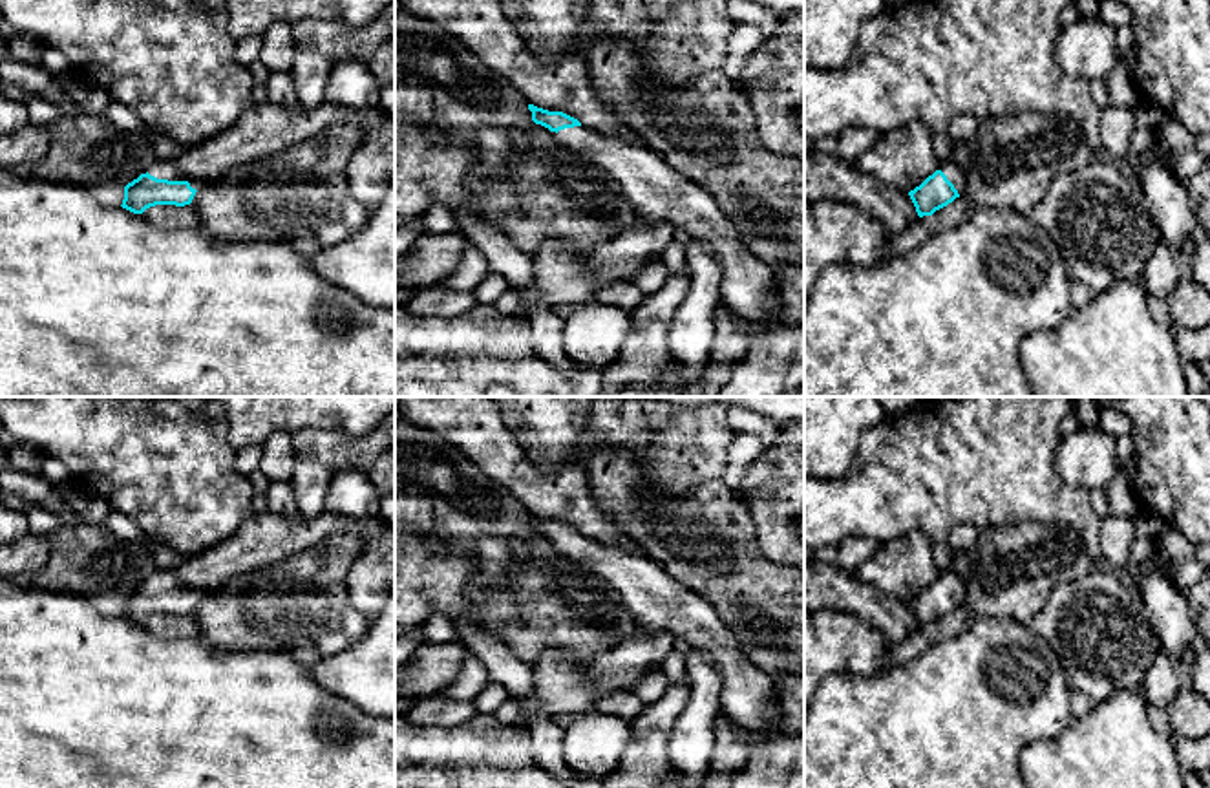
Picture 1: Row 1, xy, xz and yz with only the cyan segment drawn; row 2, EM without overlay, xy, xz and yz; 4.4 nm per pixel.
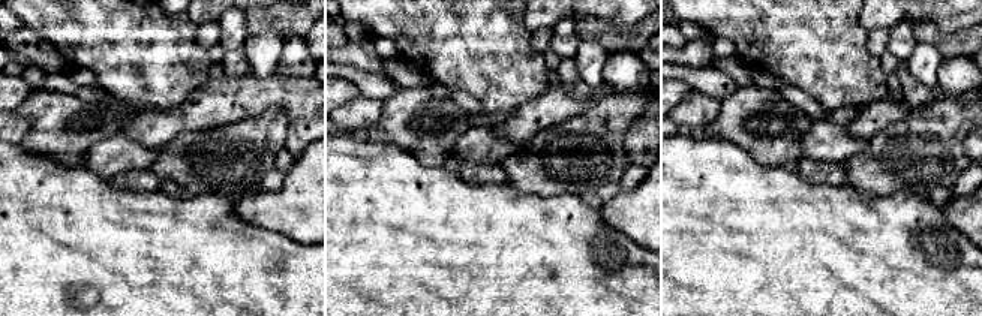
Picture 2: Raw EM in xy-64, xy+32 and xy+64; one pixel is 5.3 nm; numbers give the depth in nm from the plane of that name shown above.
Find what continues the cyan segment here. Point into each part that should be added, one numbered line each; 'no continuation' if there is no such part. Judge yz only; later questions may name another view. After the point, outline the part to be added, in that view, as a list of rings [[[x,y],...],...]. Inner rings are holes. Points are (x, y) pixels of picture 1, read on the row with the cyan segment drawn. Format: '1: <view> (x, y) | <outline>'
1: yz (955, 174) | [[[950,159],[943,161],[939,170],[954,185],[954,188],[958,190],[958,194],[961,194],[963,186],[965,186],[963,170],[958,165],[954,165]]]

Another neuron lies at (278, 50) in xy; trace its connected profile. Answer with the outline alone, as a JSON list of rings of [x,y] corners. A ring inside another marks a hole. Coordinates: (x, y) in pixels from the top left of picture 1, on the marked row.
[[[278,22],[263,33],[260,60],[271,71],[291,71],[296,51],[298,48],[292,38],[291,24]]]

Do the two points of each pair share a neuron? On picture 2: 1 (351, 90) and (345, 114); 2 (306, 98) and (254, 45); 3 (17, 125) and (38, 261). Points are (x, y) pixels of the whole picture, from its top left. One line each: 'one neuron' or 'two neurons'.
1: two neurons
2: two neurons
3: two neurons

